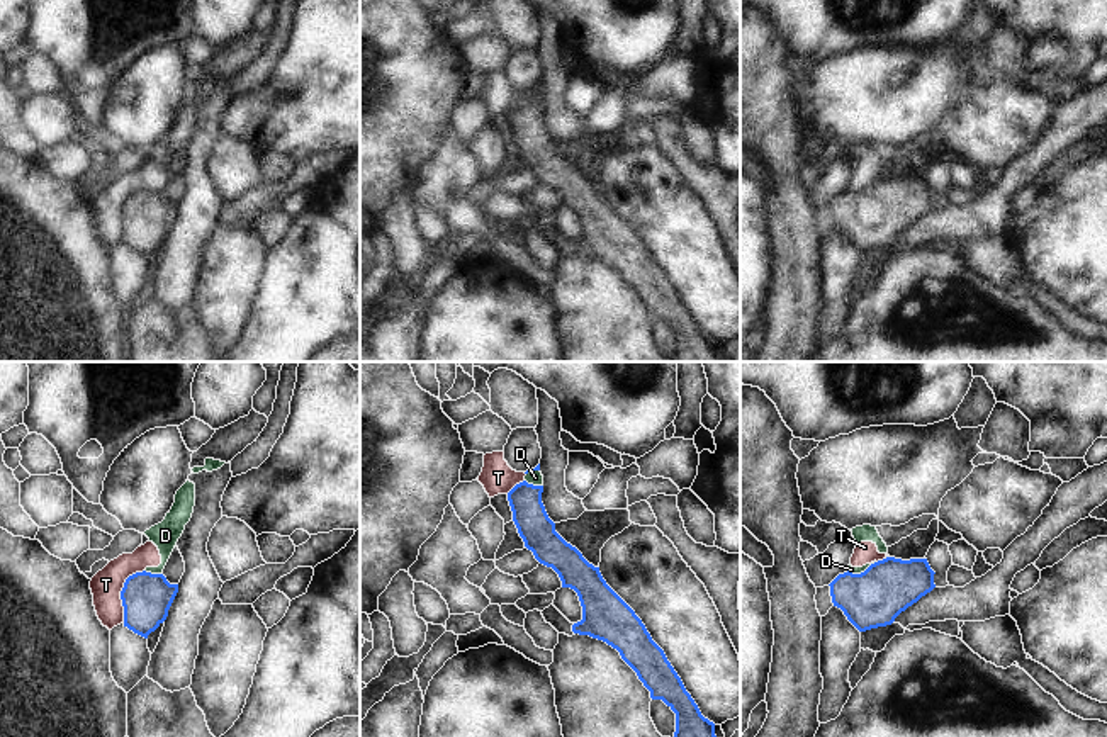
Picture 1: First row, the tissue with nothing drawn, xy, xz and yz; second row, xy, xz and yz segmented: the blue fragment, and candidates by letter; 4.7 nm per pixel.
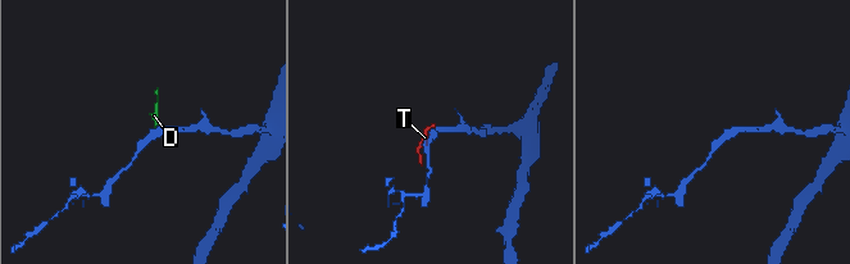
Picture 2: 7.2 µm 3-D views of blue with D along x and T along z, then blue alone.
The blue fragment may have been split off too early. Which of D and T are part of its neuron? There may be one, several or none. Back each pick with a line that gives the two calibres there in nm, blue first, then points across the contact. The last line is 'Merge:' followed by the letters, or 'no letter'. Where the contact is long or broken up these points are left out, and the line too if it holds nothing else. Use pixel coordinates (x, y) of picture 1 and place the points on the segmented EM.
Merge: no letter

